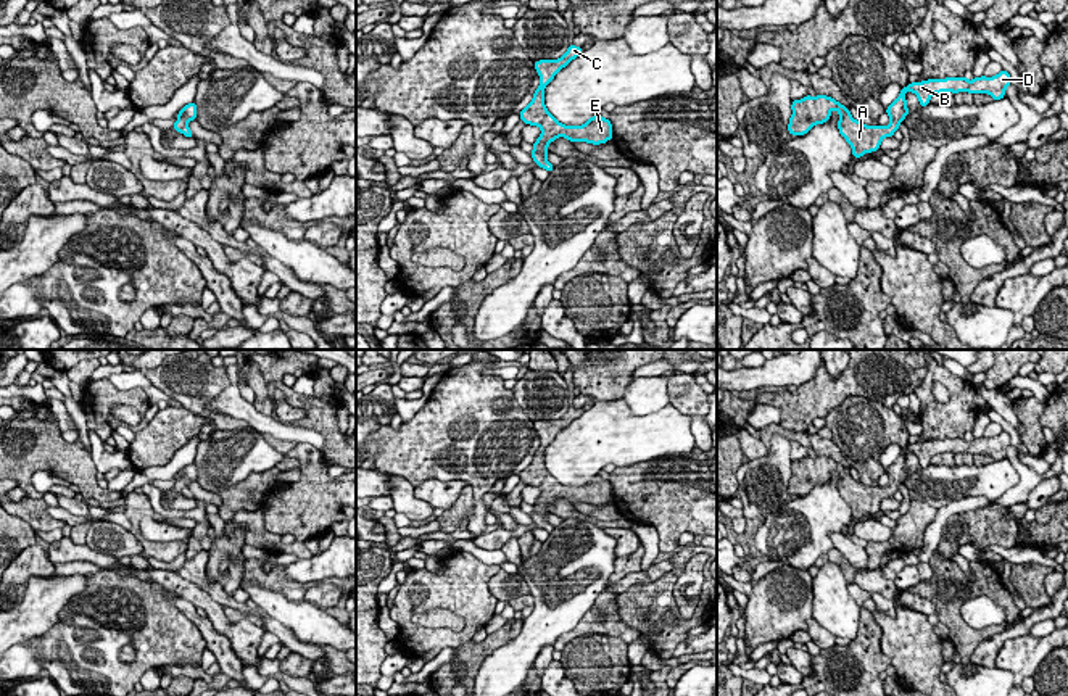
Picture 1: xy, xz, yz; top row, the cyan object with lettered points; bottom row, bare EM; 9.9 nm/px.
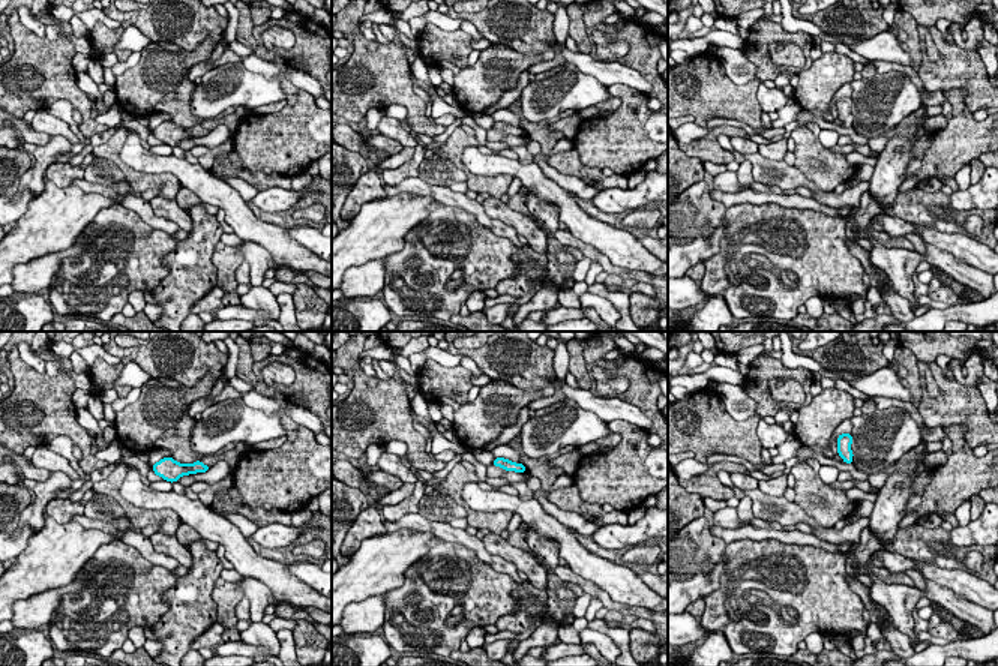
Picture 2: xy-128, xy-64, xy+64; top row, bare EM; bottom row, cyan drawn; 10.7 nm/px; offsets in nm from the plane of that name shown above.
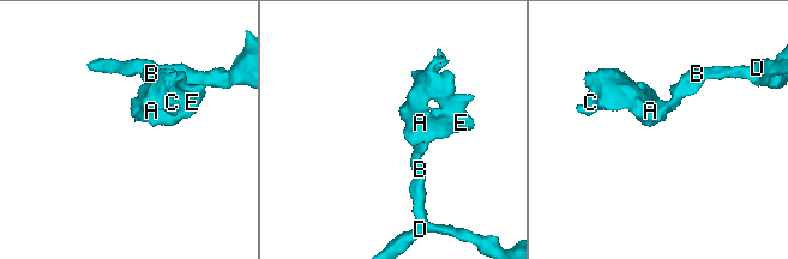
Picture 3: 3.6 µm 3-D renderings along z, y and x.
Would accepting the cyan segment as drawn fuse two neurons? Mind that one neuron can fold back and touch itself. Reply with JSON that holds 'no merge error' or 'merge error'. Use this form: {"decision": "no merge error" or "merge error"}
{"decision": "no merge error"}

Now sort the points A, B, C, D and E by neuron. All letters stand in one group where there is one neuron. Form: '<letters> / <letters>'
A B C D E

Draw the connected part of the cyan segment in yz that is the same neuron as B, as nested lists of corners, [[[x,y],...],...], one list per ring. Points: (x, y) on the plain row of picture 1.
[[[1002,430],[992,438],[975,438],[968,441],[967,438],[946,438],[946,440],[928,440],[921,443],[912,443],[904,448],[899,458],[886,469],[889,477],[889,485],[883,487],[867,487],[855,482],[851,472],[826,456],[817,456],[812,459],[805,456],[801,461],[793,461],[788,493],[793,496],[807,495],[815,485],[823,485],[830,480],[831,472],[839,474],[838,490],[839,495],[852,509],[854,519],[862,519],[865,514],[878,512],[881,501],[884,498],[892,498],[899,490],[899,485],[909,475],[905,454],[913,453],[918,458],[920,467],[926,467],[934,454],[941,453],[968,453],[968,454],[987,454],[994,461],[1005,458],[1005,451],[1010,446],[1010,435]]]

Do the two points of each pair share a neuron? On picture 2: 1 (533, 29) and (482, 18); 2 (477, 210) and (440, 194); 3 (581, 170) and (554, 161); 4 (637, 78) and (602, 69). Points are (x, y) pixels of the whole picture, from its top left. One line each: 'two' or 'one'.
1: one
2: one
3: one
4: one

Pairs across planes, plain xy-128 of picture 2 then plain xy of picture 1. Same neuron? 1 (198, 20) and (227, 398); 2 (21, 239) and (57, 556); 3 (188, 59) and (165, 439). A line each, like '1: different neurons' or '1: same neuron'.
1: different neurons
2: different neurons
3: same neuron

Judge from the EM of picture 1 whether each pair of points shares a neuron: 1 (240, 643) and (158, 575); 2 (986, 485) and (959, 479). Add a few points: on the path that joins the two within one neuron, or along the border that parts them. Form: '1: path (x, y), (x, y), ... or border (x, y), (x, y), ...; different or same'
1: path (223, 622), (195, 595), (179, 585); same
2: path (980, 482), (965, 482); same

